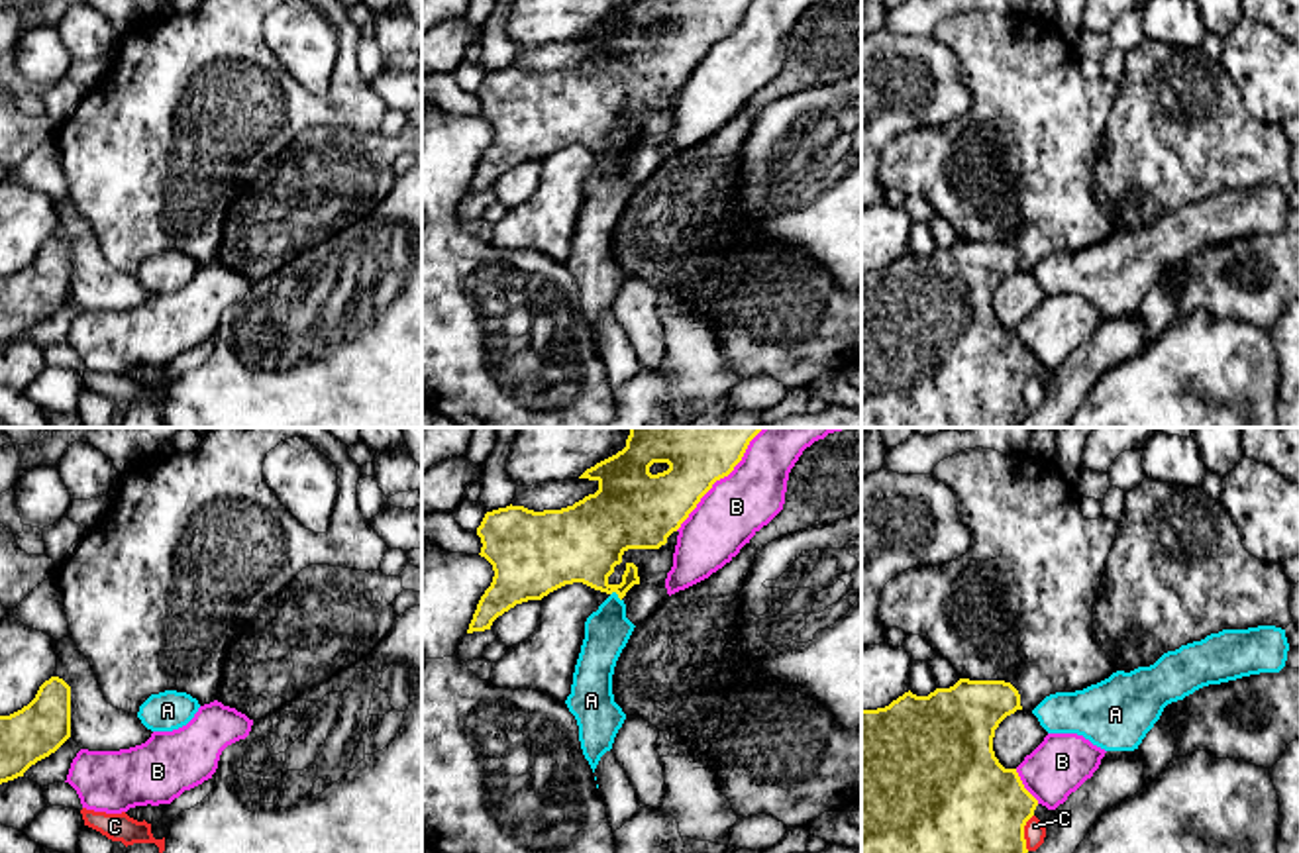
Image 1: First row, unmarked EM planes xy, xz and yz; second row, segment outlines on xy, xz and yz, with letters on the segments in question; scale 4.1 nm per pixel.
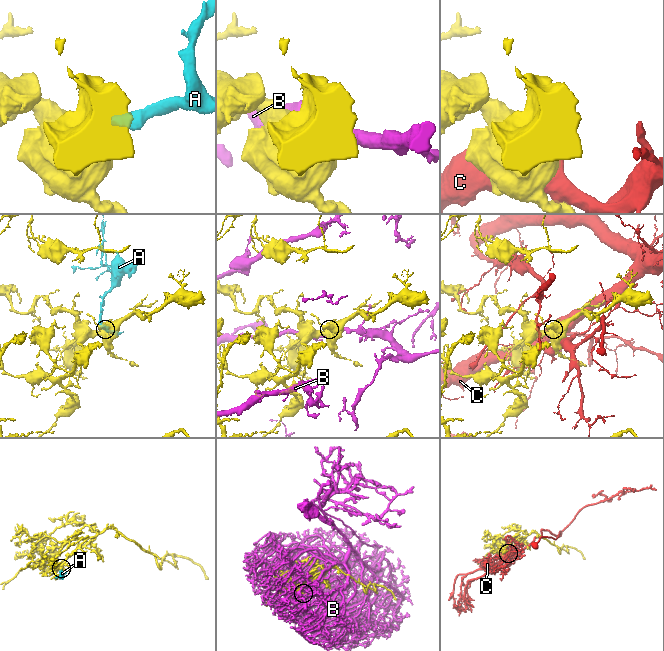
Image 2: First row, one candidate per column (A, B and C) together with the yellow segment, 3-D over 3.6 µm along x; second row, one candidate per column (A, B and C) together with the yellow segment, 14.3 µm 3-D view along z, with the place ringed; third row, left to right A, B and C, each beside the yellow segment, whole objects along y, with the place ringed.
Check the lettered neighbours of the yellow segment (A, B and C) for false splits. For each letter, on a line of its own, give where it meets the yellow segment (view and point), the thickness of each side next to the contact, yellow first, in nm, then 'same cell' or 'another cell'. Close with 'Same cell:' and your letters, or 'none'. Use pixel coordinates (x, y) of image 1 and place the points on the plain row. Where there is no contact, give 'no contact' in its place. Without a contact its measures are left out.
A: xz (619, 157) | 300/190 nm | same cell
B: xz (715, 42) | 240/260 nm | another cell
C: yz (1023, 393) | 500/90 nm | another cell
Same cell: A

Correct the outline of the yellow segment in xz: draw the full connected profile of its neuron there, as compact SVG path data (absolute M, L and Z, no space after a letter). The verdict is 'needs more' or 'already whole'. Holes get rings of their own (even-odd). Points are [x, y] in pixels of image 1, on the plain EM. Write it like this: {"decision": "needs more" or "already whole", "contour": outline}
{"decision": "needs more", "contour": "M626 0L616 16L587 29L579 39L598 43L595 55L561 71L534 73L506 67L487 73L477 96L481 118L494 131L491 147L481 157L467 194L491 190L493 182L528 161L542 161L549 153L583 143L608 159L585 182L585 200L573 233L571 255L565 265L579 286L579 302L593 333L600 318L612 310L626 275L614 263L612 235L626 208L634 184L626 178L624 157L640 145L638 127L626 124L620 145L608 137L622 124L628 110L659 110L681 88L712 45L728 37L742 22L752 0Z"}

